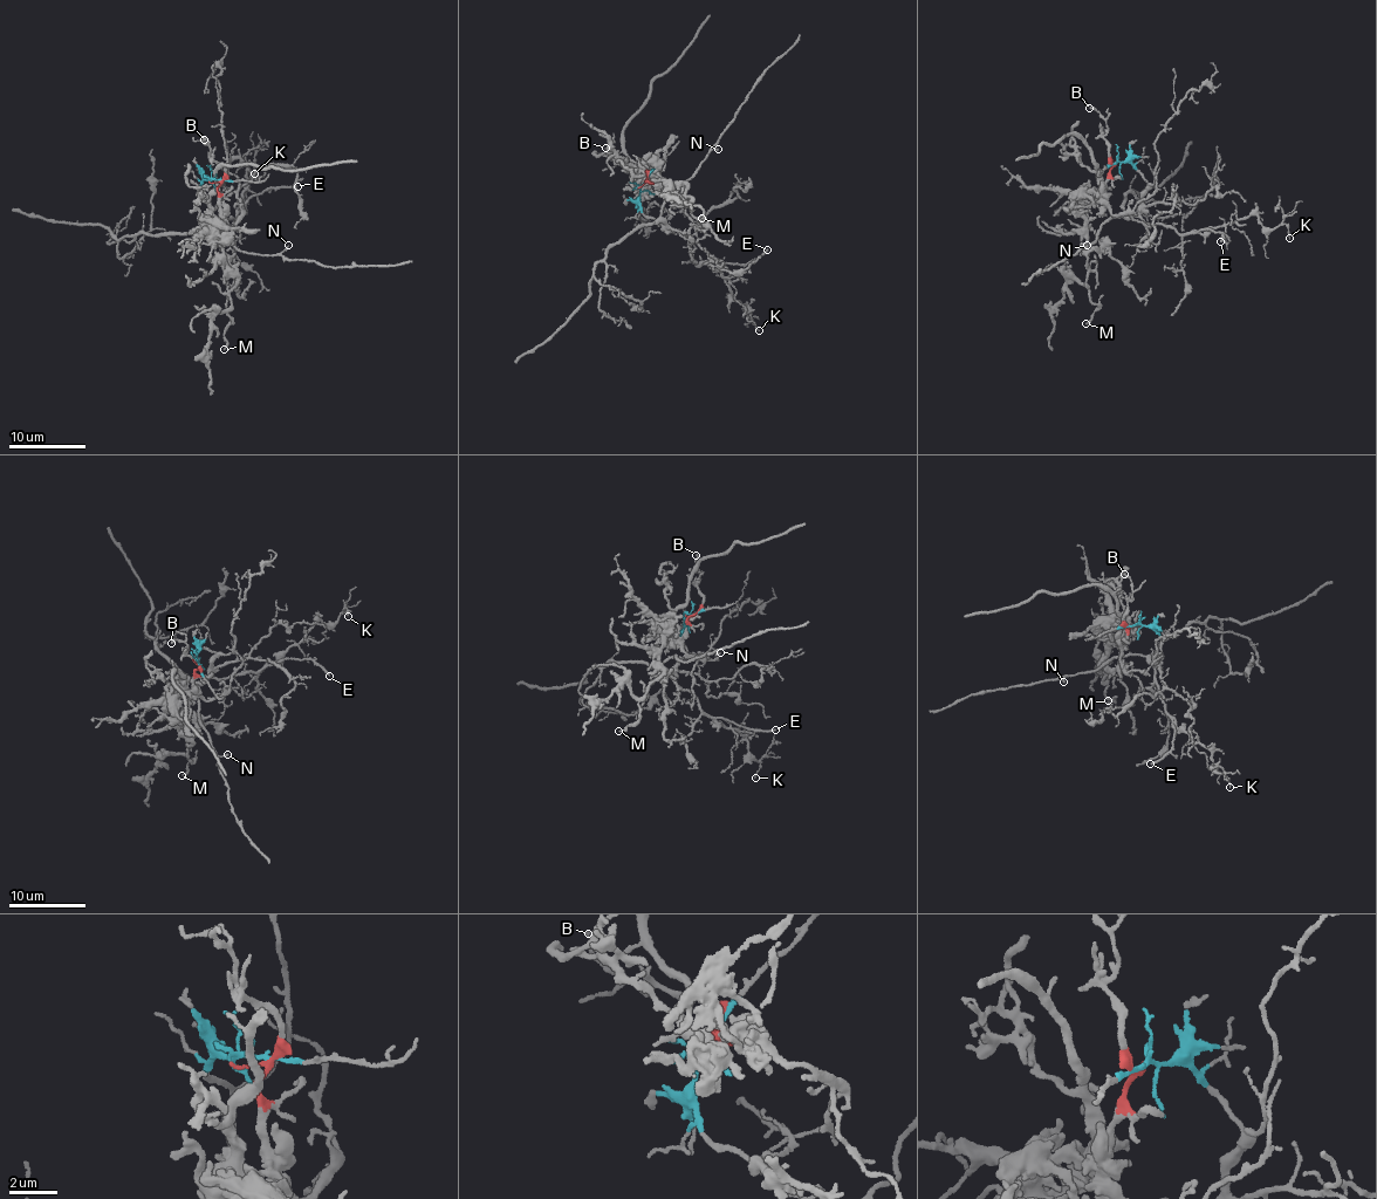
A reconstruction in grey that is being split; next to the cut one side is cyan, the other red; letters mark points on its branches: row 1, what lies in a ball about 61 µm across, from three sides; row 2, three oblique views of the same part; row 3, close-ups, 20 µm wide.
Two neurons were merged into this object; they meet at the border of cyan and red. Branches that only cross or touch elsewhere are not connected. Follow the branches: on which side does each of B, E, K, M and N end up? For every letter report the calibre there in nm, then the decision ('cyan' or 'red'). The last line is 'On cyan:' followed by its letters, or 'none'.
B: 160 nm | red
E: 190 nm | cyan
K: 100 nm | cyan
M: 150 nm | red
N: 150 nm | cyan
On cyan: E, K, N

